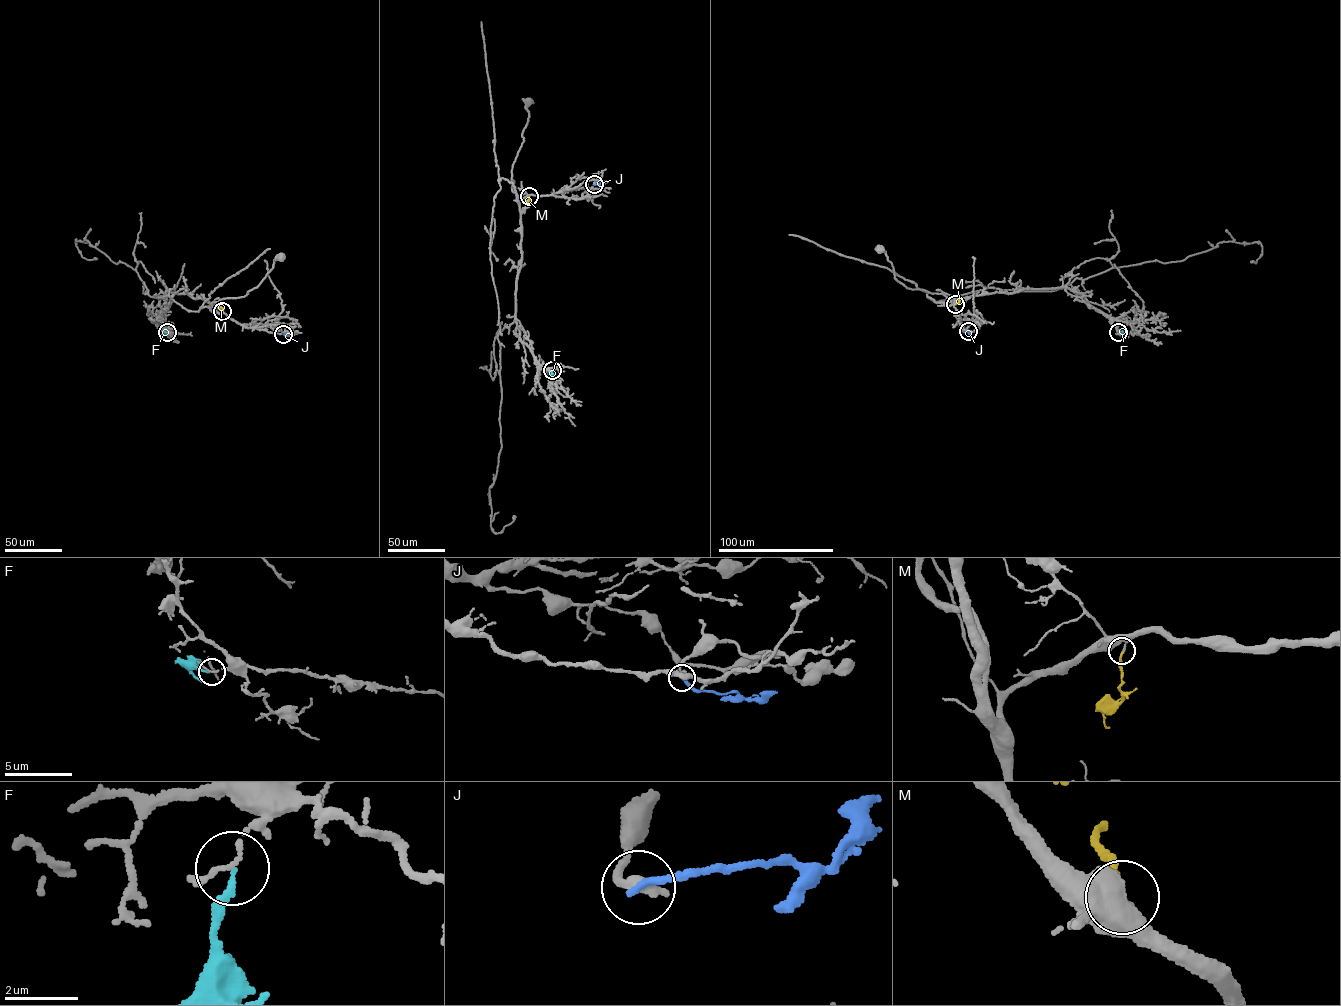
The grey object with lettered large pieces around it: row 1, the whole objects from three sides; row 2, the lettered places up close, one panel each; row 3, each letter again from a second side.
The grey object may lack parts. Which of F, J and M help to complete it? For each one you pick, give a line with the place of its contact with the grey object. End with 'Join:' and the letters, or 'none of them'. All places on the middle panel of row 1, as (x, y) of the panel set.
M: meets grey at (529, 196)
Join: M

